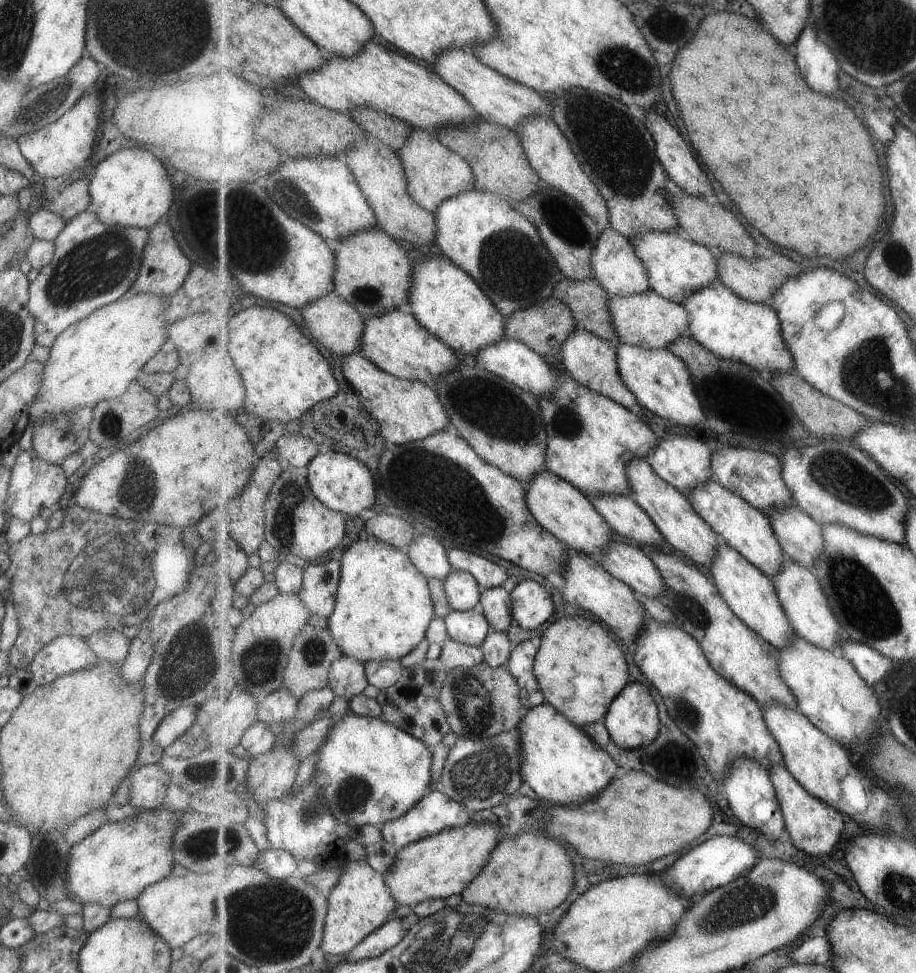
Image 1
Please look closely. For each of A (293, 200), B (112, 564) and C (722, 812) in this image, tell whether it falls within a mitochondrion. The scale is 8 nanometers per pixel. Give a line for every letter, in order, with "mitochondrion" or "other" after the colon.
A: mitochondrion
B: mitochondrion
C: other

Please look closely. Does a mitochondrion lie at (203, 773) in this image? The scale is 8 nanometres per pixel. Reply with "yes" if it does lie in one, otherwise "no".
no

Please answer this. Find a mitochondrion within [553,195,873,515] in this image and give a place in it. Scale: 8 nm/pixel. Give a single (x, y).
(574, 222)

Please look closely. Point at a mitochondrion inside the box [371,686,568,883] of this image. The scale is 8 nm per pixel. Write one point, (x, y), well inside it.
(481, 775)

